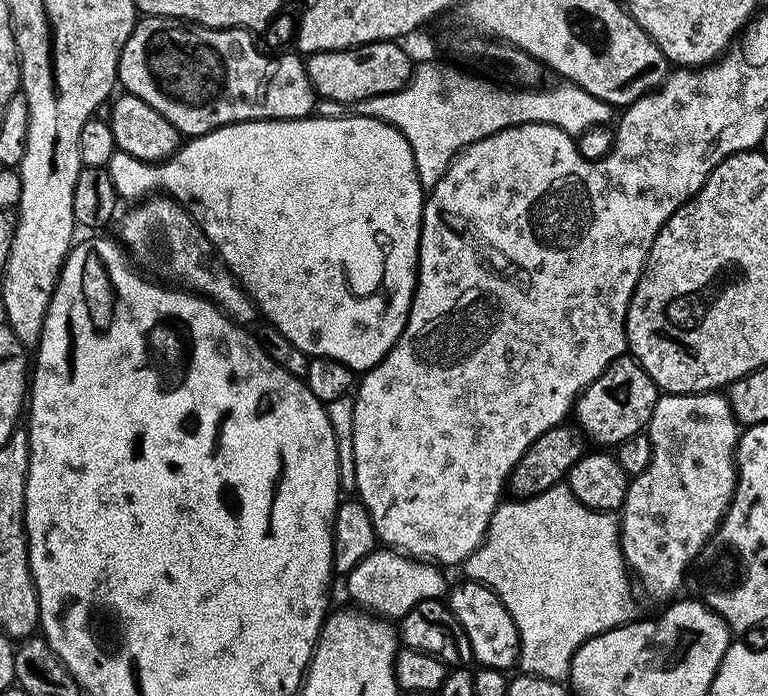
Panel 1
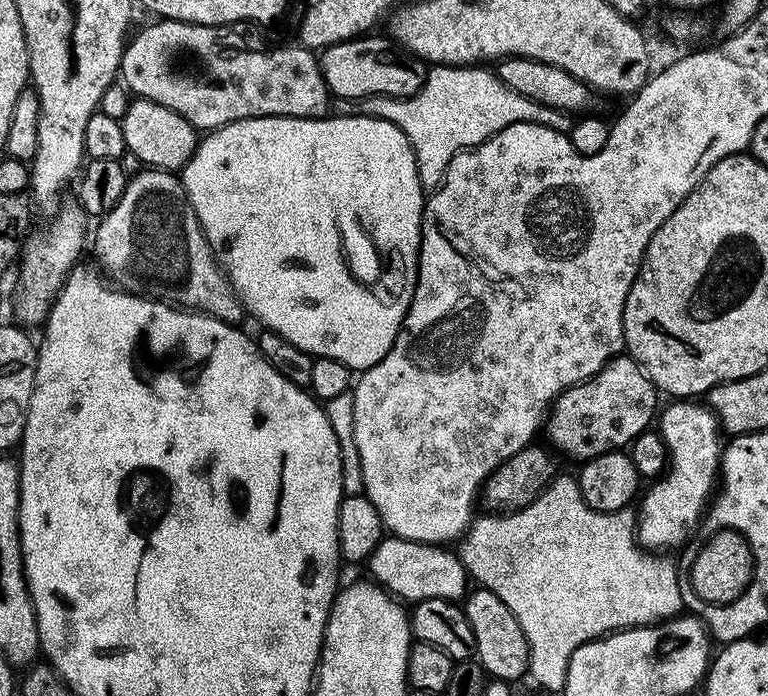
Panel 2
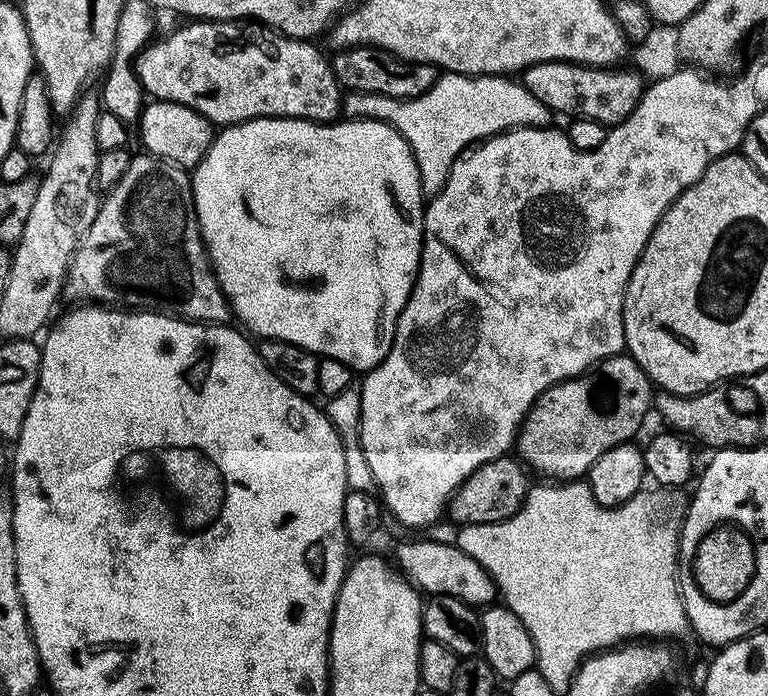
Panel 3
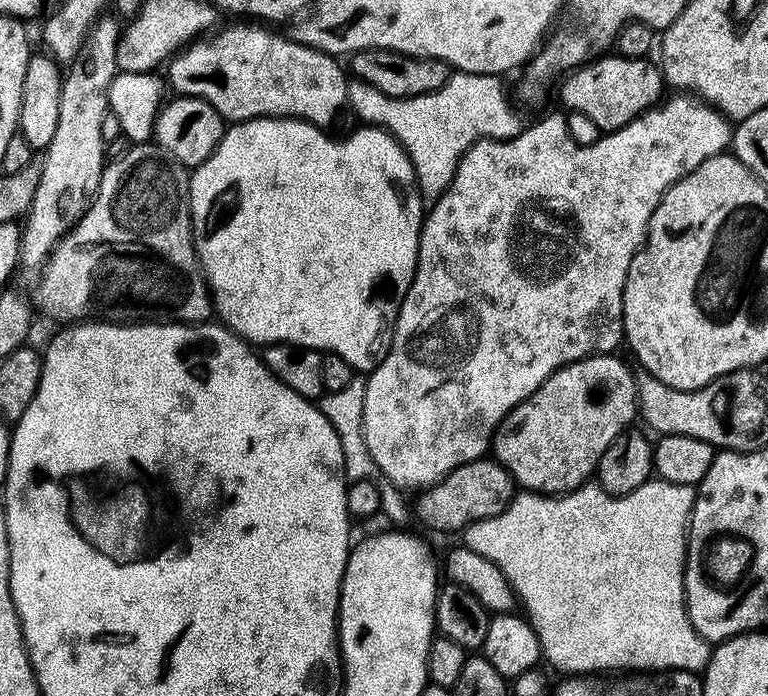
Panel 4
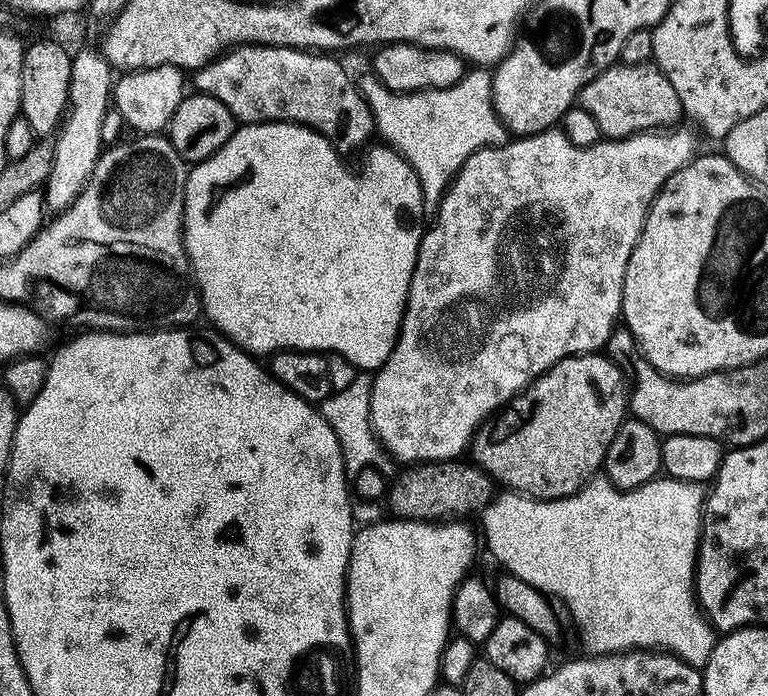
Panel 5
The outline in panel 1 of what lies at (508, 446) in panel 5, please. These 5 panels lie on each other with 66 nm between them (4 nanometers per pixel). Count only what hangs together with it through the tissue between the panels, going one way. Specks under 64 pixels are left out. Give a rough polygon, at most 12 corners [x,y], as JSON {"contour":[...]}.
{"contour":[[630,354],[577,397],[595,445],[647,429],[659,388]]}

